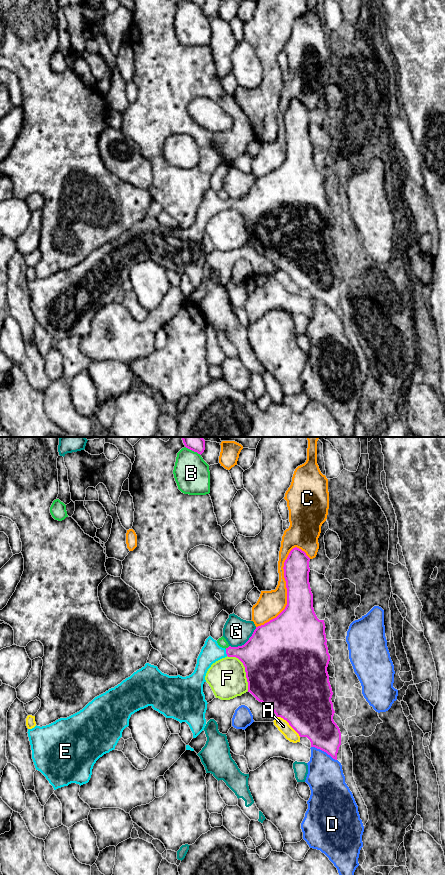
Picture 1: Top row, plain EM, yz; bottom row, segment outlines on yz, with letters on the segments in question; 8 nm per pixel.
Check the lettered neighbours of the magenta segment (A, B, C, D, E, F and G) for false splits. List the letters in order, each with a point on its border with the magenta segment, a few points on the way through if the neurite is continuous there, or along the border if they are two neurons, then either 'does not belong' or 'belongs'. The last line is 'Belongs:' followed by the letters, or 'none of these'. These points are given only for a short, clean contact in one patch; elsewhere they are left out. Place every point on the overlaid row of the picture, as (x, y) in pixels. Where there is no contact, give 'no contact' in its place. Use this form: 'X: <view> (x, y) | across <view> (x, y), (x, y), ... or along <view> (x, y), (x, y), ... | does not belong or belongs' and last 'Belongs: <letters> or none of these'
A: yz (289, 724) | does not belong
B: yz (193, 450) | does not belong
C: yz (287, 589) | does not belong
D: yz (324, 751) | does not belong
E: yz (226, 652) | across yz (257, 655), (242, 652), (226, 652), (211, 652) | belongs
F: yz (245, 669) | does not belong
G: yz (245, 643) | does not belong
Belongs: E

